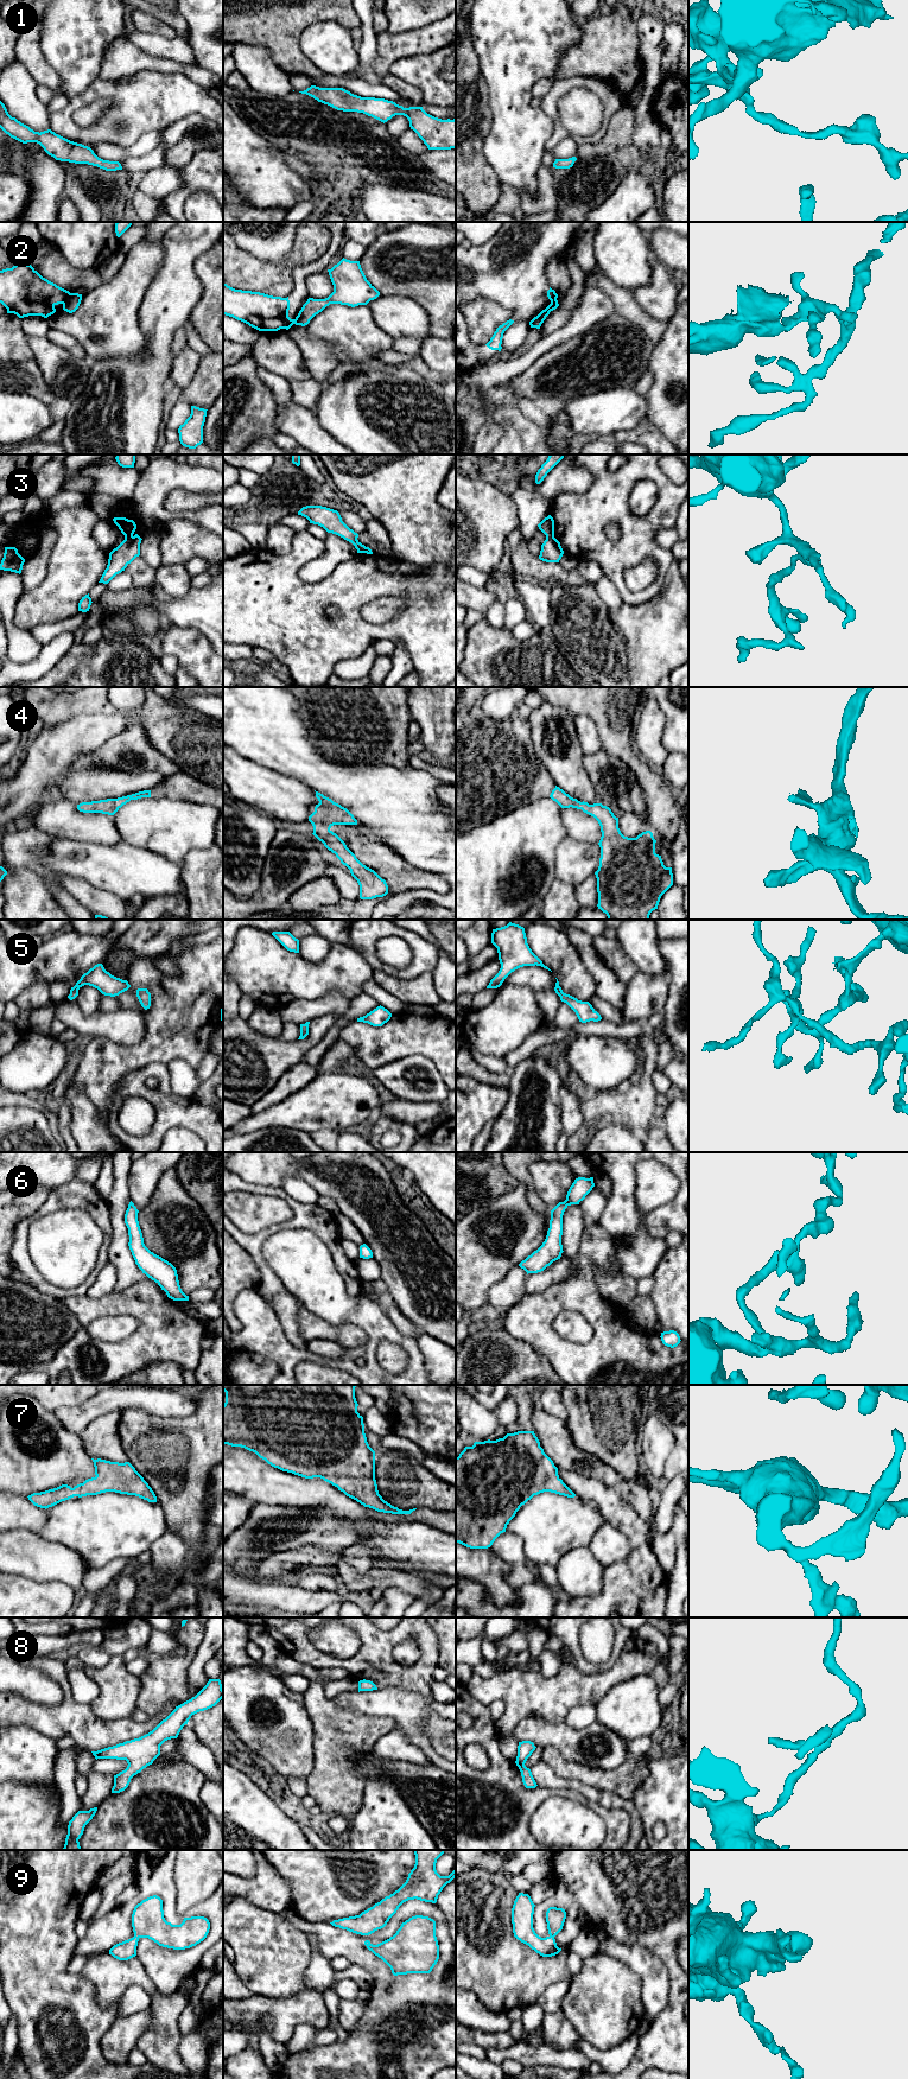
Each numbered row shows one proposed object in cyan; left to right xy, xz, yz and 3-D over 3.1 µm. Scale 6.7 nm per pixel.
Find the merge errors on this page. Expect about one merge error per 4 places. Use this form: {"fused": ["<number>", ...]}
{"fused": ["2", "3"]}

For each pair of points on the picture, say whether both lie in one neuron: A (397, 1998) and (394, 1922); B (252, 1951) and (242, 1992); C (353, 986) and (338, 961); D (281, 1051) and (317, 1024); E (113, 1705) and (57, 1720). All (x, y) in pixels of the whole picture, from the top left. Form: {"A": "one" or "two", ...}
{"A": "one", "B": "two", "C": "one", "D": "one", "E": "two"}

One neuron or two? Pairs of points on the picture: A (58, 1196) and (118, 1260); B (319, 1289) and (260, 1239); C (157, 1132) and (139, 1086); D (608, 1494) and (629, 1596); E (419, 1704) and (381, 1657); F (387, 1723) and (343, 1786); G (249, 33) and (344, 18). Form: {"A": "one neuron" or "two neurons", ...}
{"A": "two neurons", "B": "two neurons", "C": "one neuron", "D": "one neuron", "E": "two neurons", "F": "one neuron", "G": "one neuron"}

